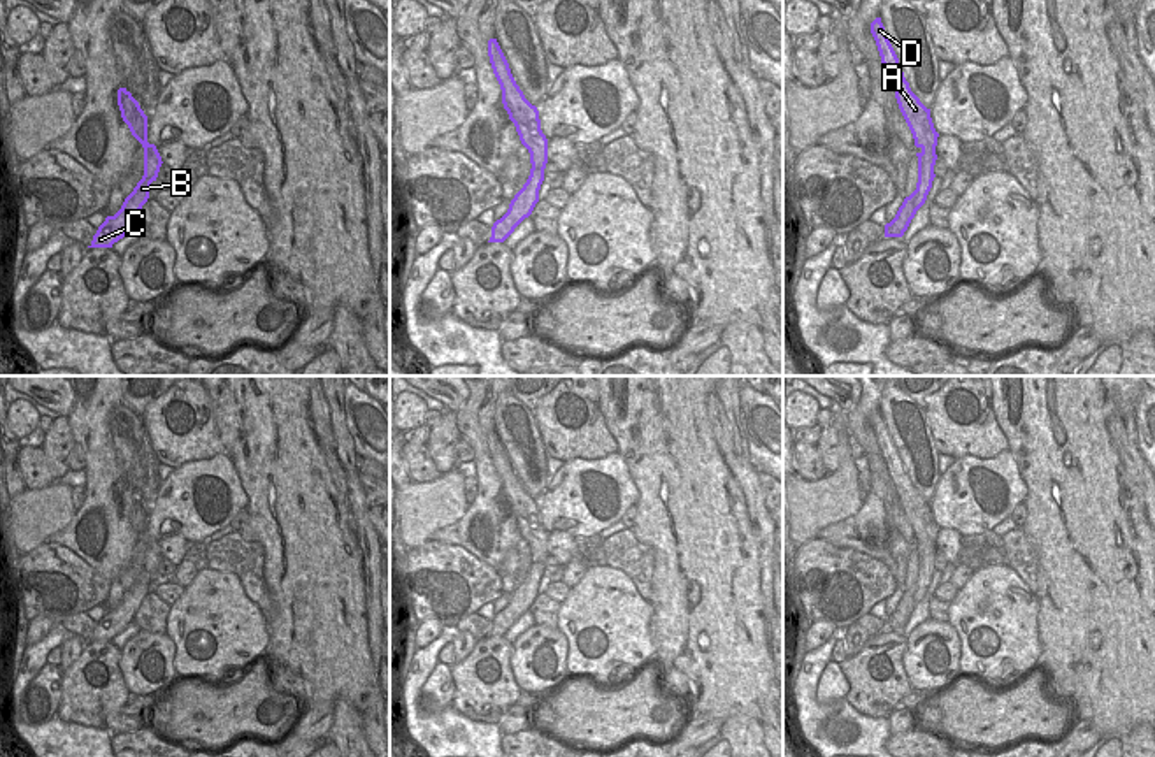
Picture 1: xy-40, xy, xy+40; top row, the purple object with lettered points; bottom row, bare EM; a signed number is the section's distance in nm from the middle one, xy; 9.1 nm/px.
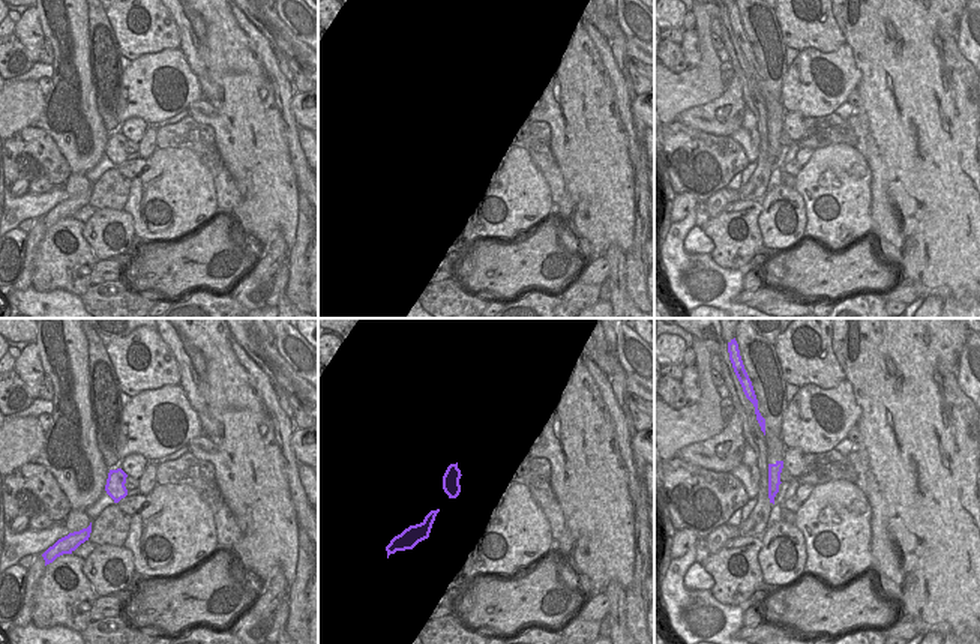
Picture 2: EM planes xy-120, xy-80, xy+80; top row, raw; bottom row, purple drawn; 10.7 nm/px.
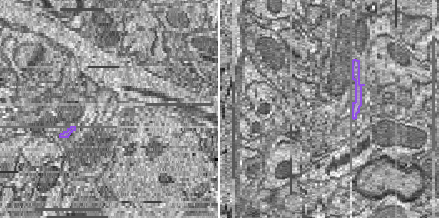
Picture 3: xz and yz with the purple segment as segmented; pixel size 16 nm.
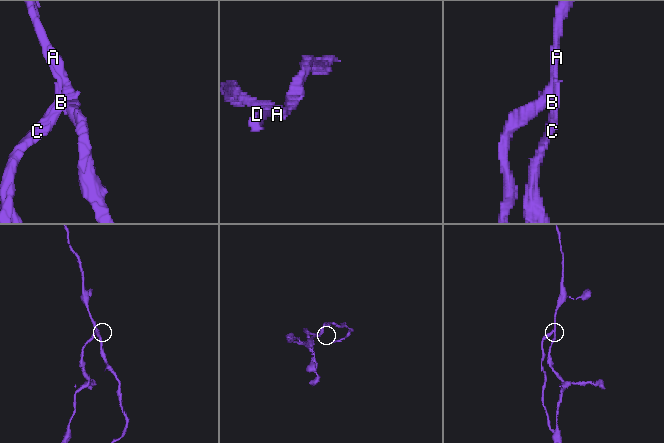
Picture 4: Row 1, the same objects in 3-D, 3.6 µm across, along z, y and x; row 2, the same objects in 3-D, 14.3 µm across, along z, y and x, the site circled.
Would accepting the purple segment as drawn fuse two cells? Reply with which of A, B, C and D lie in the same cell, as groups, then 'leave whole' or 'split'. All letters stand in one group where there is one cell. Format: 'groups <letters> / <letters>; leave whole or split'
groups A D / B C; split

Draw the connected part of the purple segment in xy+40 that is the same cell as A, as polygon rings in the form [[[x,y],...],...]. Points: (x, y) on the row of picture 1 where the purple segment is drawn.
[[[876,18],[871,23],[871,33],[876,40],[881,63],[886,70],[888,81],[892,90],[895,91],[895,98],[899,104],[899,109],[913,133],[915,146],[929,146],[936,153],[937,137],[939,133],[934,128],[930,109],[927,109],[920,98],[911,91],[909,83],[904,77],[902,67],[899,63],[899,58],[886,37],[885,26],[881,23],[881,18]]]

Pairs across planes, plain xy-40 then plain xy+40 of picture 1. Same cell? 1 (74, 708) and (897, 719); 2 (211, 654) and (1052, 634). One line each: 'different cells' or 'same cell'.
1: different cells
2: different cells

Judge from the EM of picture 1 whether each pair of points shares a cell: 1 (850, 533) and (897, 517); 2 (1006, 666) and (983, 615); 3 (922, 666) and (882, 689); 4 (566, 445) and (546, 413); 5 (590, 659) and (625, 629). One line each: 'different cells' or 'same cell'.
1: different cells
2: same cell
3: different cells
4: same cell
5: same cell

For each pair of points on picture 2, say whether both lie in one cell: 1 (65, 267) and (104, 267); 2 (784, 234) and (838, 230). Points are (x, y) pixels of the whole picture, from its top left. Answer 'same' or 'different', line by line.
1: different
2: different

